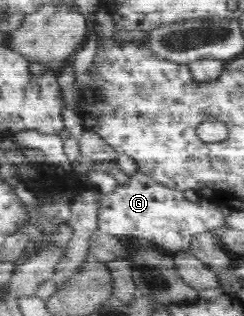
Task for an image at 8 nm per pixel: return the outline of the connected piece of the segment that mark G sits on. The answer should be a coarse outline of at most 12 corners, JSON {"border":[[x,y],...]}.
{"border":[[140,170],[98,194],[100,233],[190,251],[225,224]]}

